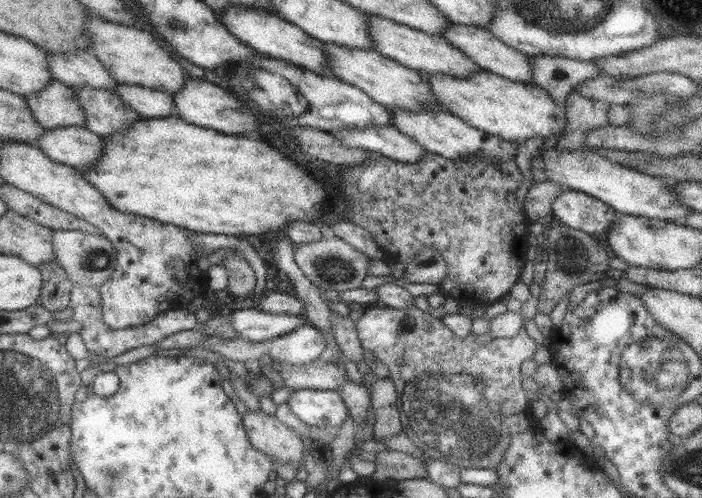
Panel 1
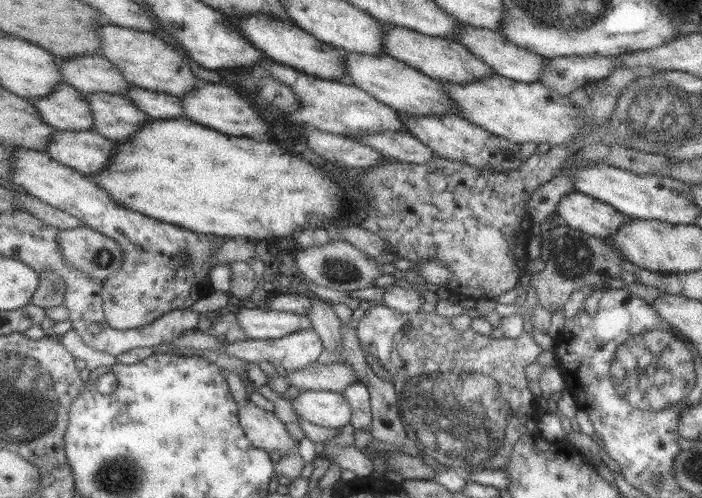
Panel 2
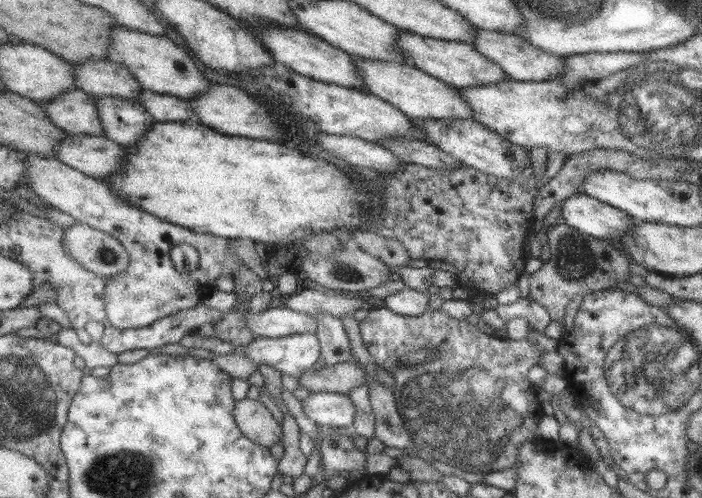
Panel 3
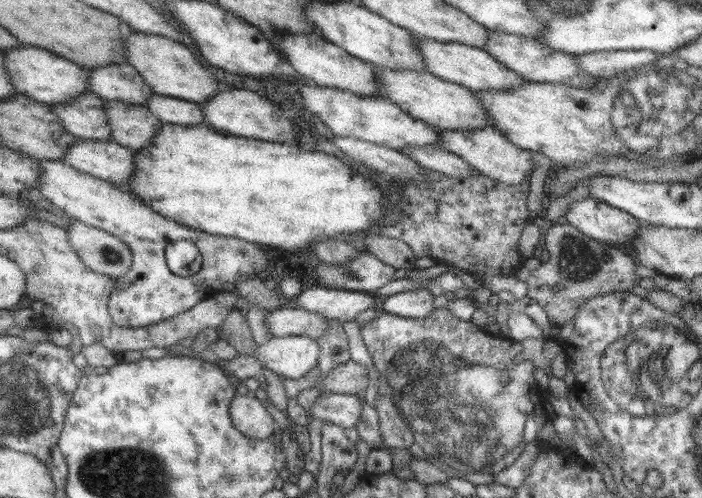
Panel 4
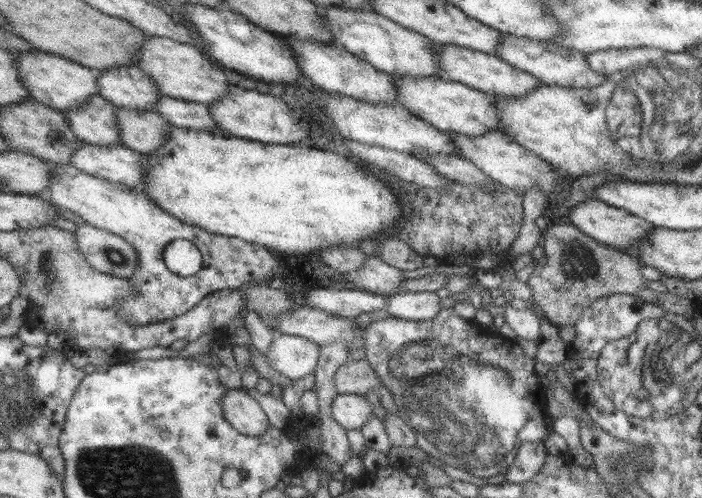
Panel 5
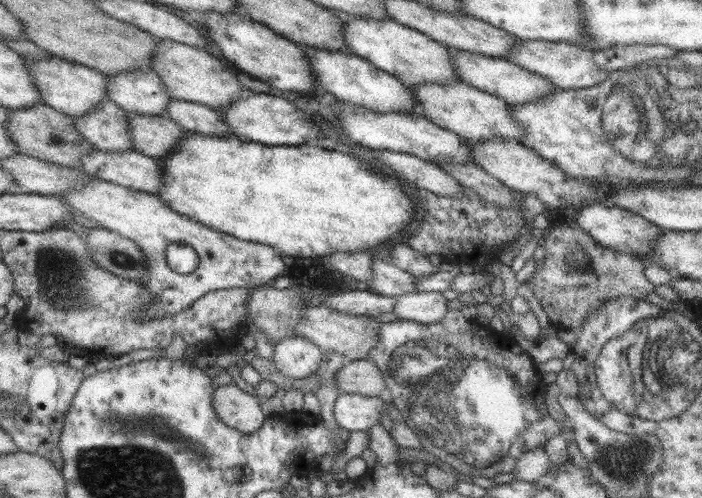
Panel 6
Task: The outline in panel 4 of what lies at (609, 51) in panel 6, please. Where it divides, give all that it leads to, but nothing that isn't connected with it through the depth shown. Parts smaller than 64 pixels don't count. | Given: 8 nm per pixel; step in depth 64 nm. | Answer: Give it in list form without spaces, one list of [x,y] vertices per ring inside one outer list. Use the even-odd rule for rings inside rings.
[[[613,50],[613,52],[589,52],[575,58],[585,76],[611,80],[617,72],[657,60],[659,54],[649,50]]]

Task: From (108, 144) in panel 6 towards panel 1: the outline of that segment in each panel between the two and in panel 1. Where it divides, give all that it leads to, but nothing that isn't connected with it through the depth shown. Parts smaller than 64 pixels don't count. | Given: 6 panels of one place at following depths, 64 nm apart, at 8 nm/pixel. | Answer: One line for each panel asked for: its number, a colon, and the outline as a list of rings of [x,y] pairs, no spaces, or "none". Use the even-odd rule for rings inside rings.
1: [[[49,80],[45,88],[33,94],[23,94],[33,120],[49,130],[61,126],[83,126],[83,112],[77,104],[75,90],[59,80]]]
2: [[[59,82],[53,92],[49,92],[47,96],[41,96],[41,98],[31,98],[35,110],[37,110],[37,116],[53,130],[91,130],[93,128],[93,120],[91,120],[91,108],[89,104],[85,102],[85,94],[75,90],[73,86],[69,84],[63,84]]]
3: [[[69,88],[55,96],[53,100],[39,102],[45,110],[45,116],[49,122],[57,128],[61,128],[67,134],[97,134],[103,136],[103,128],[97,116],[95,100],[91,94]]]
4: [[[81,92],[69,102],[51,104],[51,112],[71,136],[83,140],[111,140],[105,102],[93,92]]]
5: [[[93,94],[79,108],[59,110],[63,112],[71,132],[87,144],[109,146],[121,144],[119,128],[115,124],[115,106],[99,94]]]

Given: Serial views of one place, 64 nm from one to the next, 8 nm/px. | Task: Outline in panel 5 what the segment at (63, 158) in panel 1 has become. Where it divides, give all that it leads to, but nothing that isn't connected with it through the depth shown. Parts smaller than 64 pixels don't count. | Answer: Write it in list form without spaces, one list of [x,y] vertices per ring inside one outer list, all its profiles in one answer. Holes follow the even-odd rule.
[[[85,142],[71,154],[71,166],[127,188],[141,188],[145,176],[145,156],[123,144],[95,146]]]

